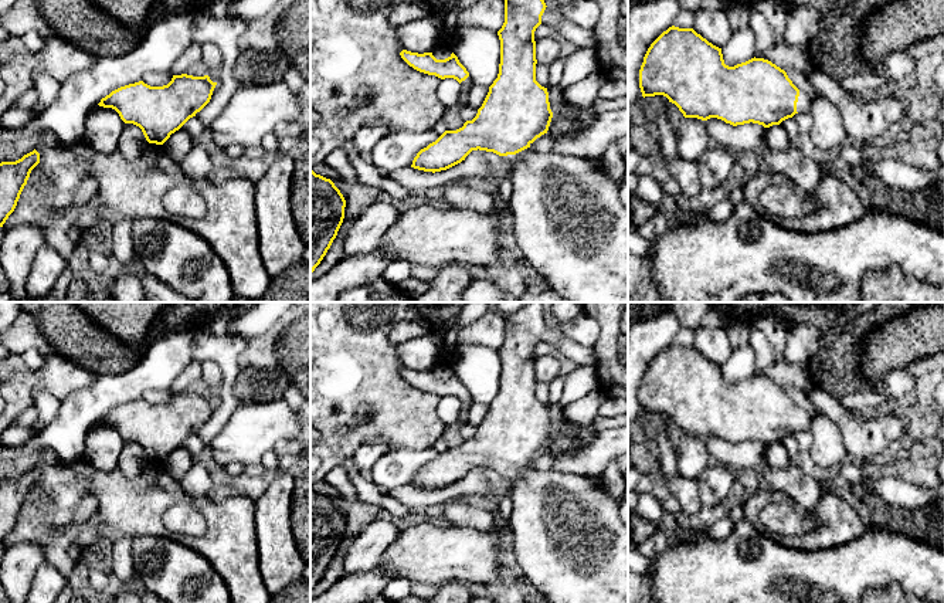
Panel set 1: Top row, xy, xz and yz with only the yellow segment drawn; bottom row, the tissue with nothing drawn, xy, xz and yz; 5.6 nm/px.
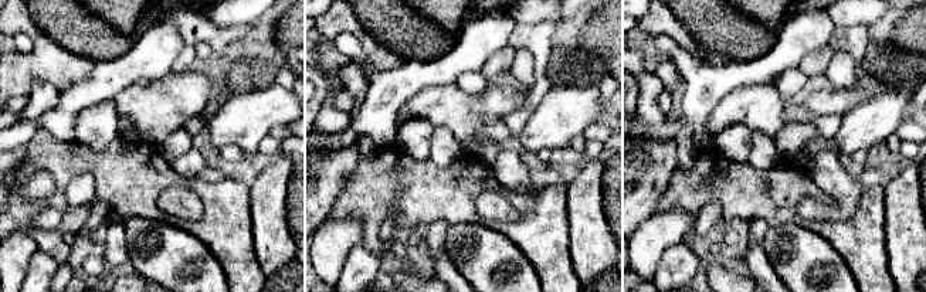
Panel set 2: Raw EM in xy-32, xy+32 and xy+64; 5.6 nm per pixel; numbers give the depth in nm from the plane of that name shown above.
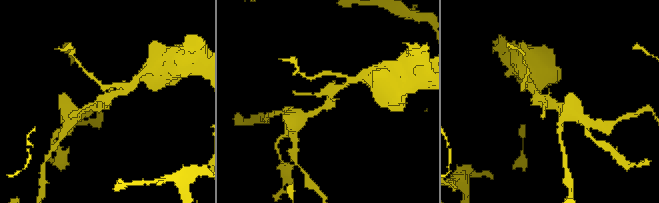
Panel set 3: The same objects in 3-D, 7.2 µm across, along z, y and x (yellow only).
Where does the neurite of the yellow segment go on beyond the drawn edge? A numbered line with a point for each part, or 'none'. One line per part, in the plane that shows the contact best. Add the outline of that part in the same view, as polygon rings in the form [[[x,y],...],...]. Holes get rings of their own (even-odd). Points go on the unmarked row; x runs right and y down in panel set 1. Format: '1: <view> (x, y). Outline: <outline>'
1: xz (570, 542). Outline: [[[530,465],[503,475],[510,481],[510,492],[515,504],[509,525],[515,539],[515,558],[522,575],[541,590],[550,603],[628,603],[628,526],[621,521],[619,502],[608,497],[588,477],[564,474],[554,470],[540,471],[533,470]]]

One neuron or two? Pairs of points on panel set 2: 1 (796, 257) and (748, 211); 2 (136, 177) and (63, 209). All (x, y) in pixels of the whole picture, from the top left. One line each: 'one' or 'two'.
1: two
2: one

